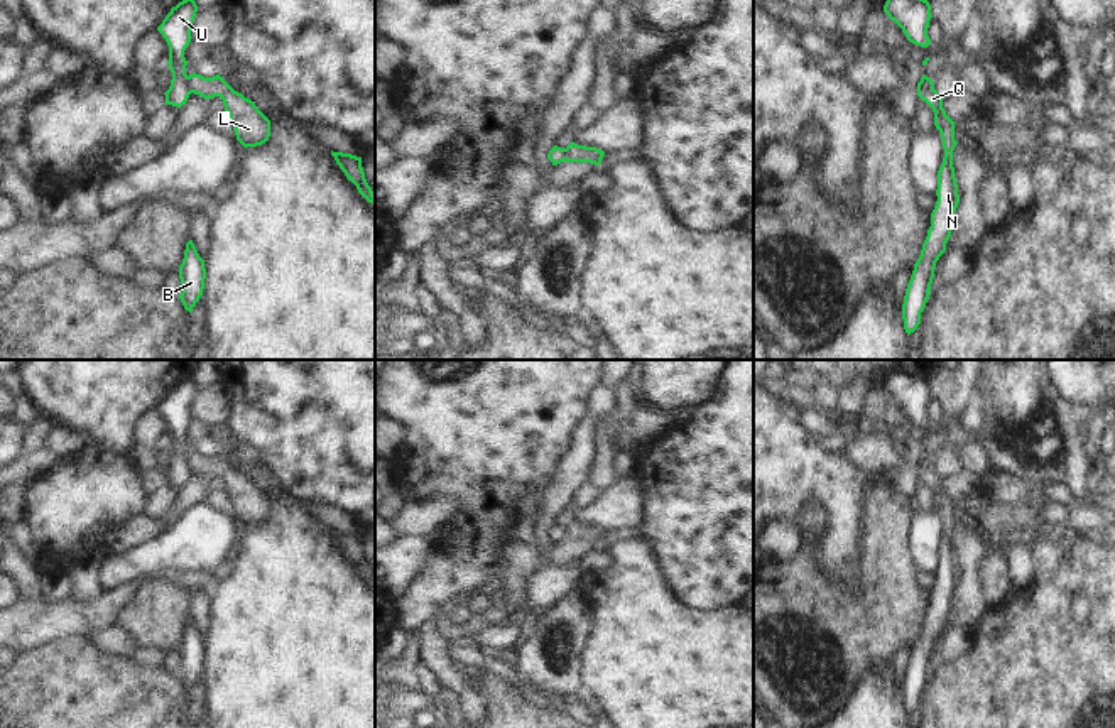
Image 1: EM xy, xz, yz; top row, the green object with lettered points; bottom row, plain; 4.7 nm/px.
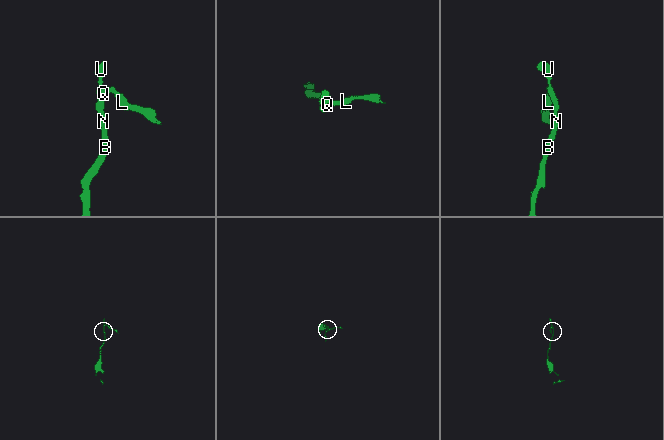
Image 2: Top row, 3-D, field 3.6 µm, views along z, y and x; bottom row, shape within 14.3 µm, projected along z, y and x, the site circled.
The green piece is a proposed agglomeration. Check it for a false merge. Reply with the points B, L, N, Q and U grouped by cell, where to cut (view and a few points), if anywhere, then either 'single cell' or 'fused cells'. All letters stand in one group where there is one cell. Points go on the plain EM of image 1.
B N Q U / L; cut in xy along (186, 455), (186, 463), (191, 470); fused cells

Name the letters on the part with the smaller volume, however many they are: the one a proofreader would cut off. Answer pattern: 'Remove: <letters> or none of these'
Remove: L

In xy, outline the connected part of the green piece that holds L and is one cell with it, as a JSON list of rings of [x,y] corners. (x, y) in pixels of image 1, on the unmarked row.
[[[201,453],[188,454],[189,470],[204,478],[220,475],[225,490],[230,495],[237,519],[247,525],[257,525],[270,515],[270,498],[255,485],[255,481],[235,470],[220,453],[204,456]]]

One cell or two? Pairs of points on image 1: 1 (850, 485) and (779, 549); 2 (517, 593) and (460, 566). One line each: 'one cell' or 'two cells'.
1: two cells
2: two cells

